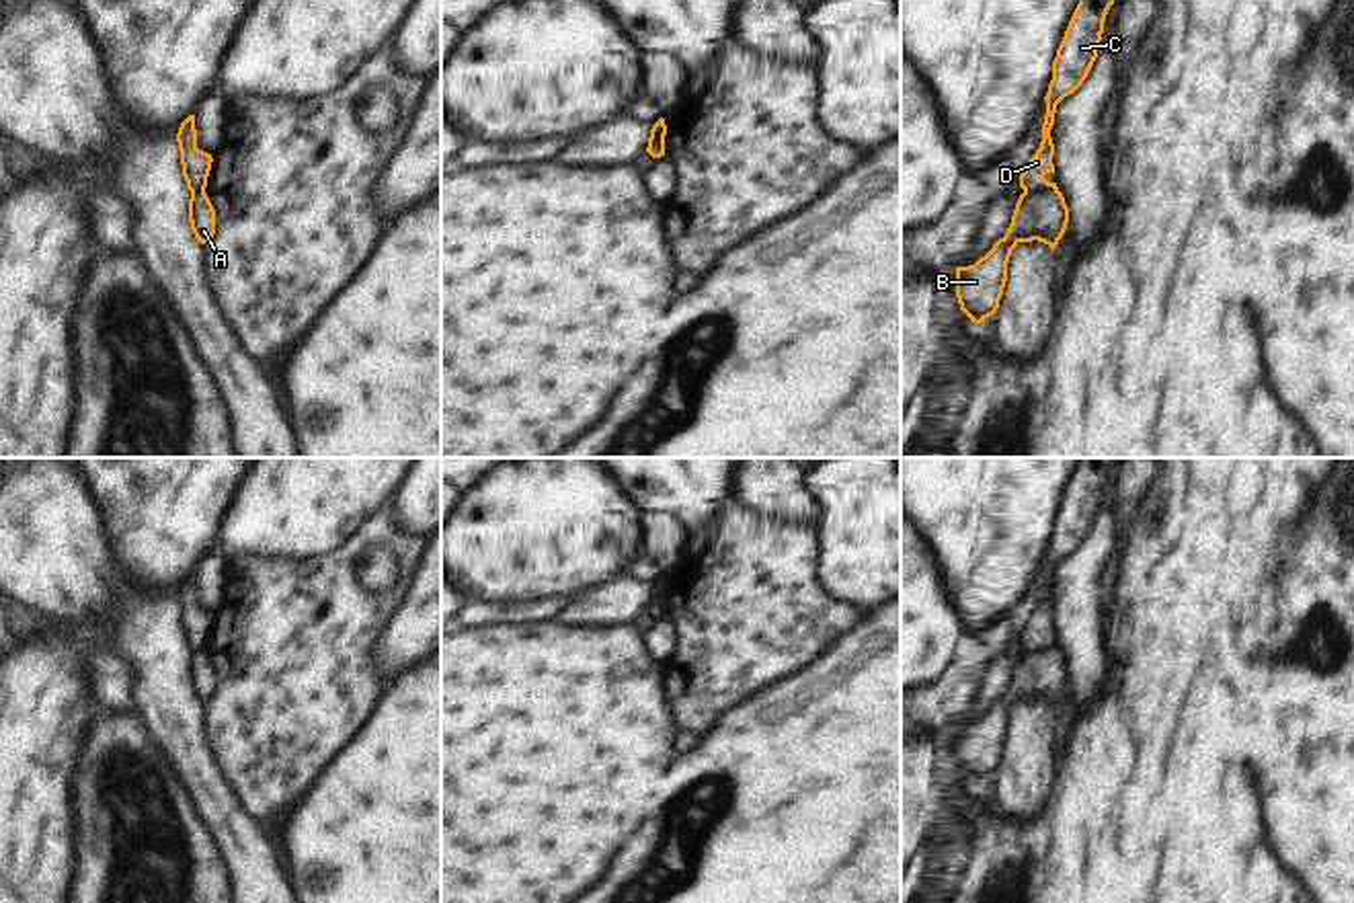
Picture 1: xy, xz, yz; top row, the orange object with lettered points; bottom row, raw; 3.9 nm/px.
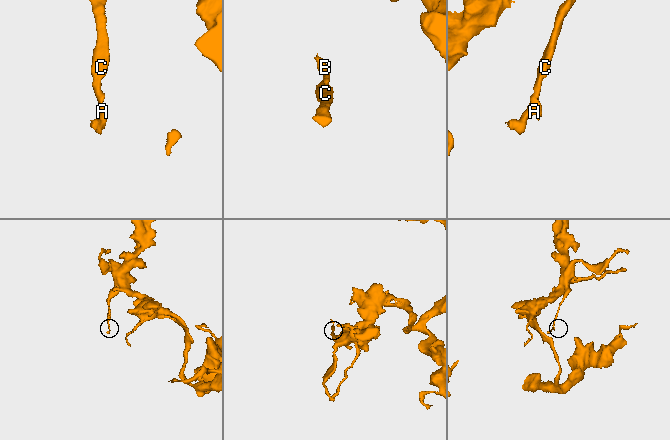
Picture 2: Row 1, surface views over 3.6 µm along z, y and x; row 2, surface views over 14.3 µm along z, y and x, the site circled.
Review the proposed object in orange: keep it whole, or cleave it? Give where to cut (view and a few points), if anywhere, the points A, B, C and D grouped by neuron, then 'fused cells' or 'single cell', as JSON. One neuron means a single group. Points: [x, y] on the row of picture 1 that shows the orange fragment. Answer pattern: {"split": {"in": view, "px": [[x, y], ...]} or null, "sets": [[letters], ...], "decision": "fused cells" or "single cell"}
{"split": {"in": "yz", "px": [[1055, 185], [1043, 191], [1024, 191]]}, "sets": [["A", "B"], ["C", "D"]], "decision": "fused cells"}

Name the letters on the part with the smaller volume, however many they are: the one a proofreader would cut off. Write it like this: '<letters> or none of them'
A, B

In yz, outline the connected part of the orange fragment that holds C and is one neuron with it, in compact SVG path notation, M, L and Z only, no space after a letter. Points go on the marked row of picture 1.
M1079 0L1069 21L1069 27L1052 62L1052 80L1044 96L1046 115L1042 123L1042 142L1020 174L1020 187L1030 195L1057 187L1057 183L1048 183L1044 179L1046 172L1054 174L1054 144L1050 129L1054 125L1057 105L1065 96L1073 94L1087 78L1098 57L1104 21L1112 4L1114 0Z

